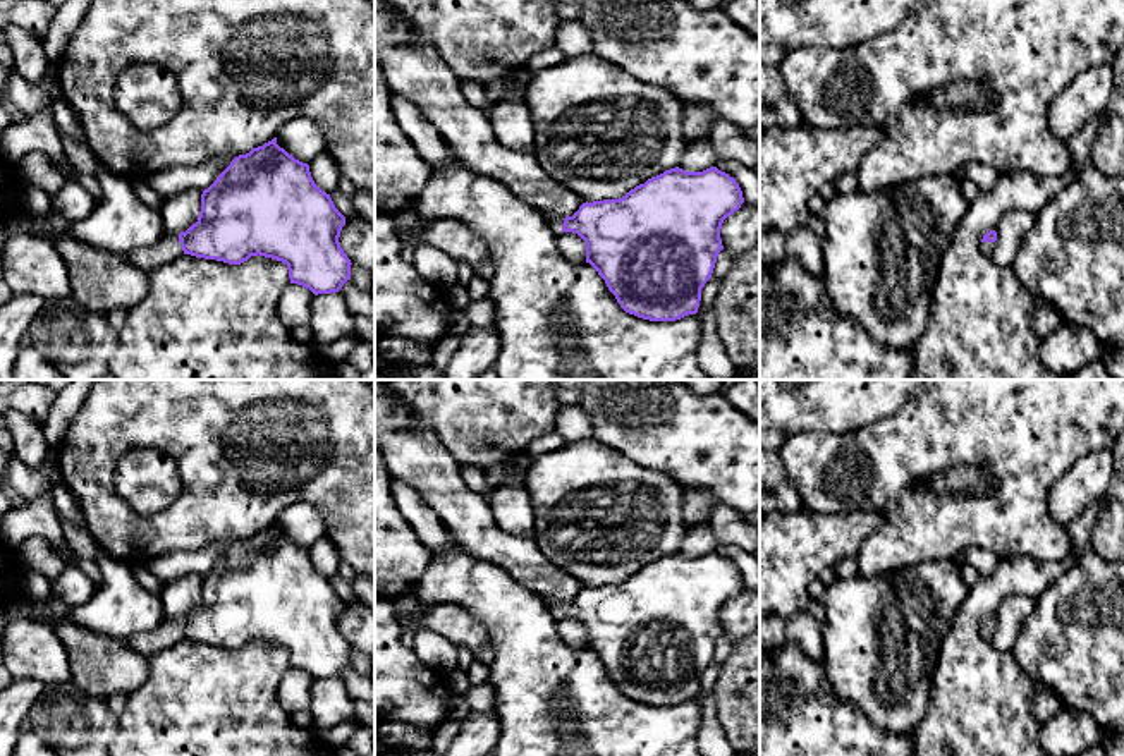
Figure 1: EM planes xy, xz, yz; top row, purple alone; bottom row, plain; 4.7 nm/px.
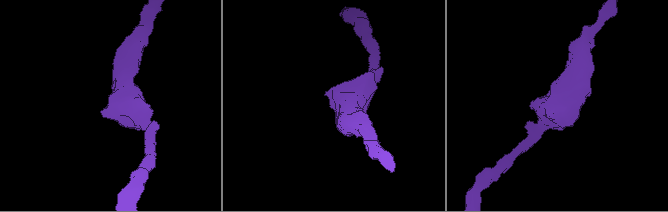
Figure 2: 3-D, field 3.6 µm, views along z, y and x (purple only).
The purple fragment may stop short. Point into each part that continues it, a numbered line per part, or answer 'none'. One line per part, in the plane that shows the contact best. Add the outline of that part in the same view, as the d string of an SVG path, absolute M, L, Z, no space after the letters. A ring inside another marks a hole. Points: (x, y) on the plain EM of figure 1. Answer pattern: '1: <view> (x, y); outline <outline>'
1: xy (167, 633); outline M163 619L153 631L127 639L127 644L141 655L156 655L184 639L179 619Z

